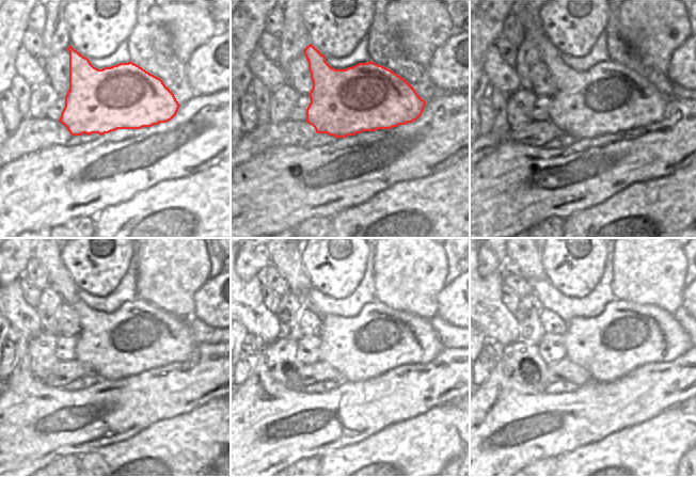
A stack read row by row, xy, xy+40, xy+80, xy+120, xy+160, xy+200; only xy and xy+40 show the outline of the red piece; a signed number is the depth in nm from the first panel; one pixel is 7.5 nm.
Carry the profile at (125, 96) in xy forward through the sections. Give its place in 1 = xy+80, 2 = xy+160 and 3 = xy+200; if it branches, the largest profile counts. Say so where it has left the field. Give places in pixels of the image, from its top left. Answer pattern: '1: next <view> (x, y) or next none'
1: next xy+80 (607, 98)
2: next xy+160 (378, 339)
3: next xy+200 (625, 336)

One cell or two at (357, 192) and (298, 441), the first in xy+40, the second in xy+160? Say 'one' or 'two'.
one

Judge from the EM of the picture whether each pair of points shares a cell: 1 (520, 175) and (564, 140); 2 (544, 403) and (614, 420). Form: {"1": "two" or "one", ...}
{"1": "two", "2": "one"}

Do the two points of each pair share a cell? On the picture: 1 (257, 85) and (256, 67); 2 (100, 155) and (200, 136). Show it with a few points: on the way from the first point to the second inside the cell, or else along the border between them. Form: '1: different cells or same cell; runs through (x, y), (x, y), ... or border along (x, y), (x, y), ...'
1: different cells; border along (253, 77), (260, 80), (271, 91)
2: same cell; runs through (125, 153), (175, 150)

